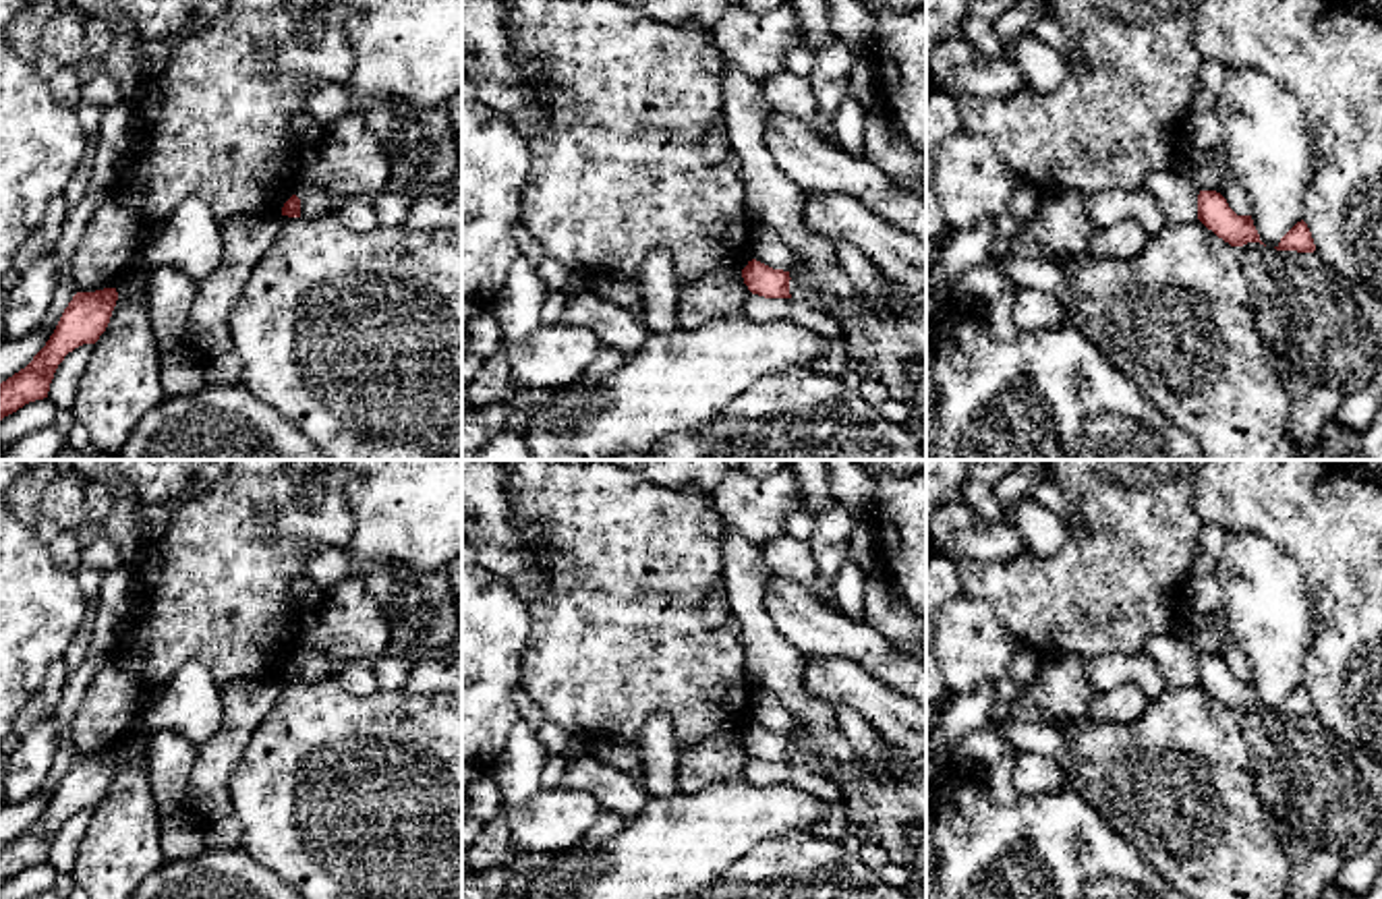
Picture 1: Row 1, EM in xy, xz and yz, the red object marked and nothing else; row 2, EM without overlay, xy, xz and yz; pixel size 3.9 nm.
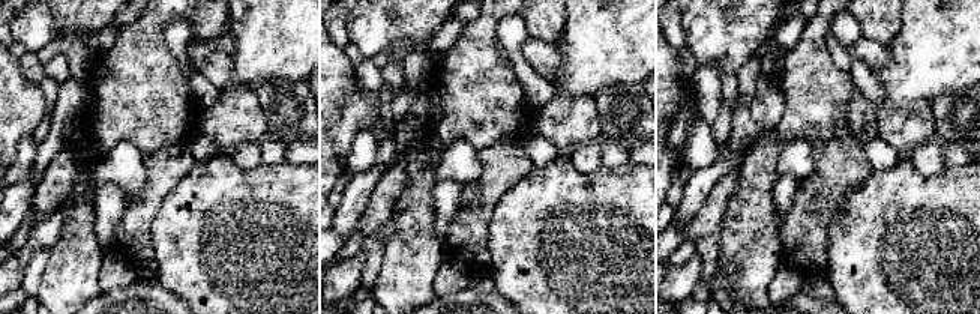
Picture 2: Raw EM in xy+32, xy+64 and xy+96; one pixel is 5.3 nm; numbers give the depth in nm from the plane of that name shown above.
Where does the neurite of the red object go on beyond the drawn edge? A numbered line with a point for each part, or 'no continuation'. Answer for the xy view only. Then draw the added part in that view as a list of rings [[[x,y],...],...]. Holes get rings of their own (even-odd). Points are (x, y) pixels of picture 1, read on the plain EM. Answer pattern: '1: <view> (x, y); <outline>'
no continuation

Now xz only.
no continuation

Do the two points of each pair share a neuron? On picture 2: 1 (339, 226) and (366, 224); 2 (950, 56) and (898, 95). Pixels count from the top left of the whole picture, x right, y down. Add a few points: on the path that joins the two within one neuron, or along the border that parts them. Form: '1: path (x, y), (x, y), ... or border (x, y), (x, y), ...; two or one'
1: border (372, 193), (353, 230); two
2: path (937, 56), (911, 81); one

